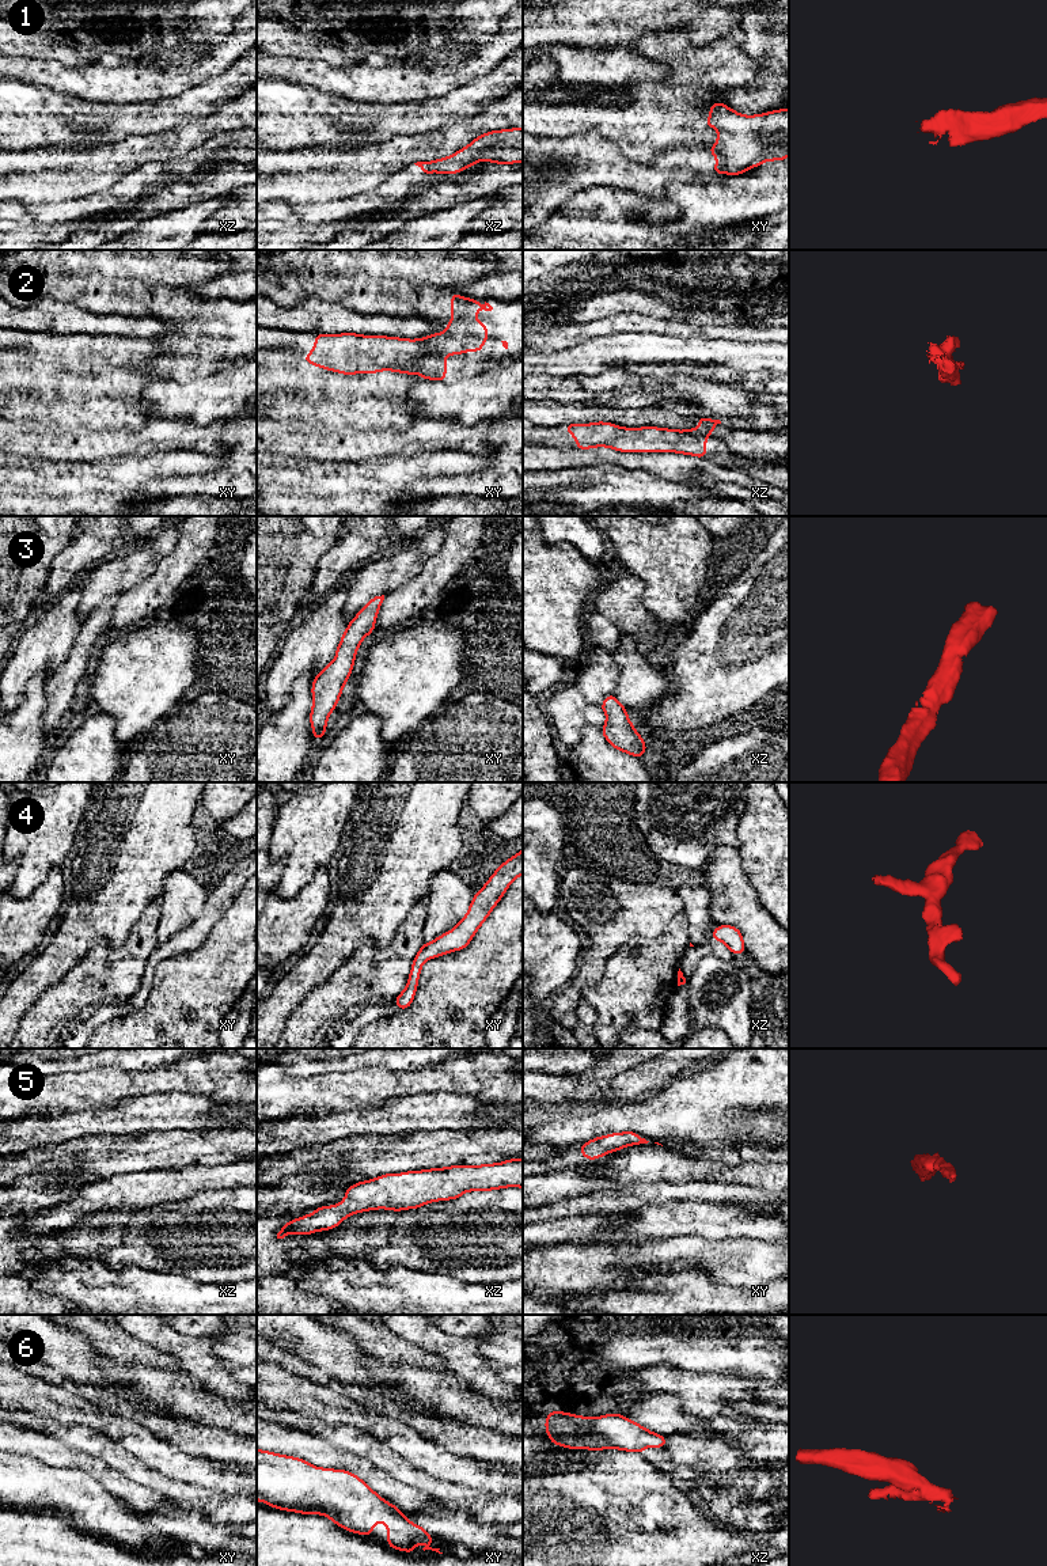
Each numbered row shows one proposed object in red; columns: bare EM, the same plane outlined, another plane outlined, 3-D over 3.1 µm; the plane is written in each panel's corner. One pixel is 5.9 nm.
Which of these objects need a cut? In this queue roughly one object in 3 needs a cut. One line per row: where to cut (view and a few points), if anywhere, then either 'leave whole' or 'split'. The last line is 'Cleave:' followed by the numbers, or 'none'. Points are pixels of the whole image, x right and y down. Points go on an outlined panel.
1: cut none; leave whole
2: cut xy (423, 338), (432, 352), (418, 359), (413, 366); split
3: cut none; leave whole
4: cut none; leave whole
5: cut none; leave whole
6: cut none; leave whole
Cleave: 2

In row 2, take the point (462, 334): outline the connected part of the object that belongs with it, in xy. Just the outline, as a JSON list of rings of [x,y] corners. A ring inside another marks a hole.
[[[452,292],[451,299],[452,318],[449,323],[445,323],[447,331],[422,338],[433,352],[414,363],[422,379],[445,382],[448,354],[479,352],[483,349],[483,341],[490,338],[486,325],[475,316],[481,308],[492,311],[493,307],[486,302],[481,306],[477,299],[466,299],[456,292]]]

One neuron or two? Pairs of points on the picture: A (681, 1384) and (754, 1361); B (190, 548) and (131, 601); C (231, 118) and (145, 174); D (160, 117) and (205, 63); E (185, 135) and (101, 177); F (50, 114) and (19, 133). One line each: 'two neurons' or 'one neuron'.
A: two neurons
B: one neuron
C: two neurons
D: two neurons
E: one neuron
F: one neuron

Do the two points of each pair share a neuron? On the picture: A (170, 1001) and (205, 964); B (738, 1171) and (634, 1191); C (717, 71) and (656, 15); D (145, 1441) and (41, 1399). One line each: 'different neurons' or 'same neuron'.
A: same neuron
B: different neurons
C: different neurons
D: same neuron

